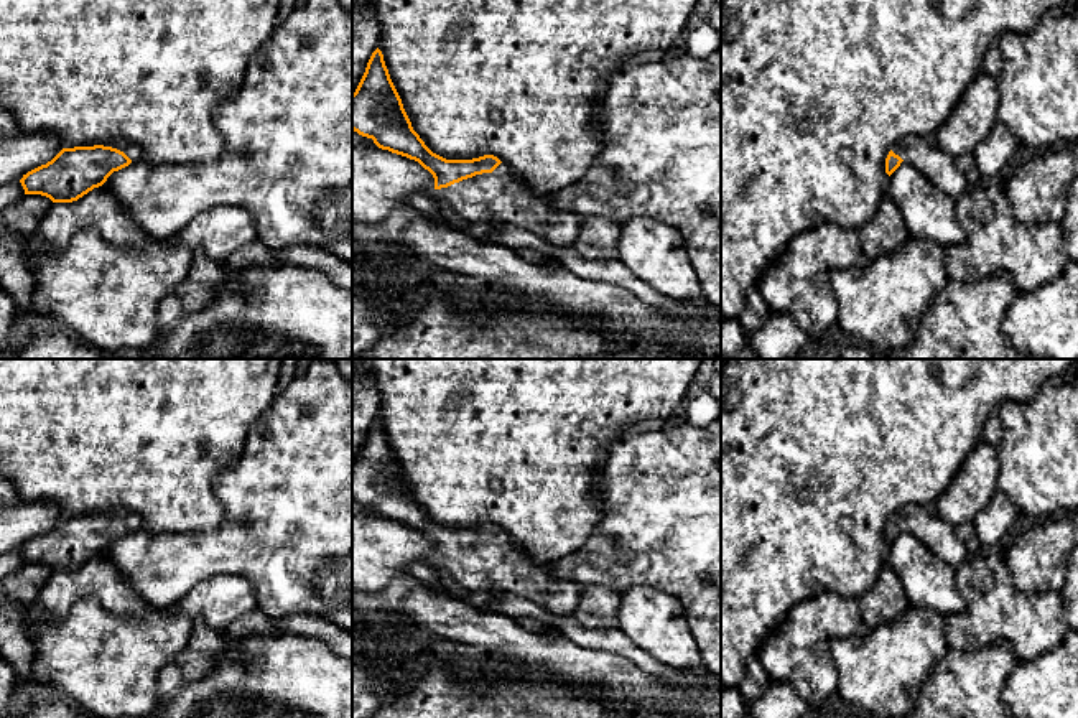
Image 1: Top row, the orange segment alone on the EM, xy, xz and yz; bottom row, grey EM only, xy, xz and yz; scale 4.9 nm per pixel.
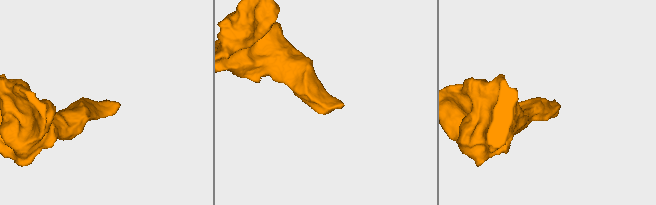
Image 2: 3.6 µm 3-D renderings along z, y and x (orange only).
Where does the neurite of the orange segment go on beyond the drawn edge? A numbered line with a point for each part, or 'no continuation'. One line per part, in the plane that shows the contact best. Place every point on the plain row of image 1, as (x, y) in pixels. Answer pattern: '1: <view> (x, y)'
1: xz (491, 565)

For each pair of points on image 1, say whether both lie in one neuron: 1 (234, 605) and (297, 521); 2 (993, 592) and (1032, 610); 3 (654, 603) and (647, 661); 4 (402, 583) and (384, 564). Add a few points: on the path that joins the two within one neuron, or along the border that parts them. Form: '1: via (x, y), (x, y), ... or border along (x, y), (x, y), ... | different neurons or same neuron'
1: border along (213, 577), (246, 577), (259, 605) | different neurons
2: via (1003, 601), (1011, 610), (1022, 610) | same neuron
3: border along (619, 628), (662, 662), (682, 669) | different neurons
4: border along (402, 573), (382, 588), (369, 592) | different neurons

